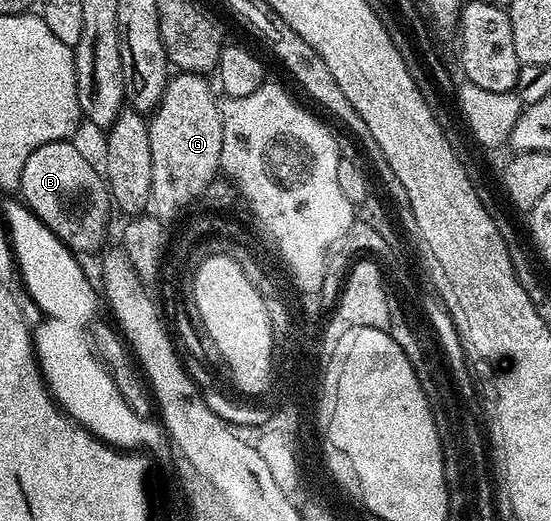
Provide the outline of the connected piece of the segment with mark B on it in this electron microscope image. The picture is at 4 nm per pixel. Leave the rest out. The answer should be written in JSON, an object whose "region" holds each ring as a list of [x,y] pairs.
{"region":[[[67,139],[36,147],[36,151],[32,151],[32,155],[28,155],[24,163],[18,189],[25,205],[74,254],[97,254],[107,244],[106,228],[110,225],[110,209],[112,213],[110,186],[106,184],[106,178],[100,172],[99,166],[97,169],[74,143]]]}

